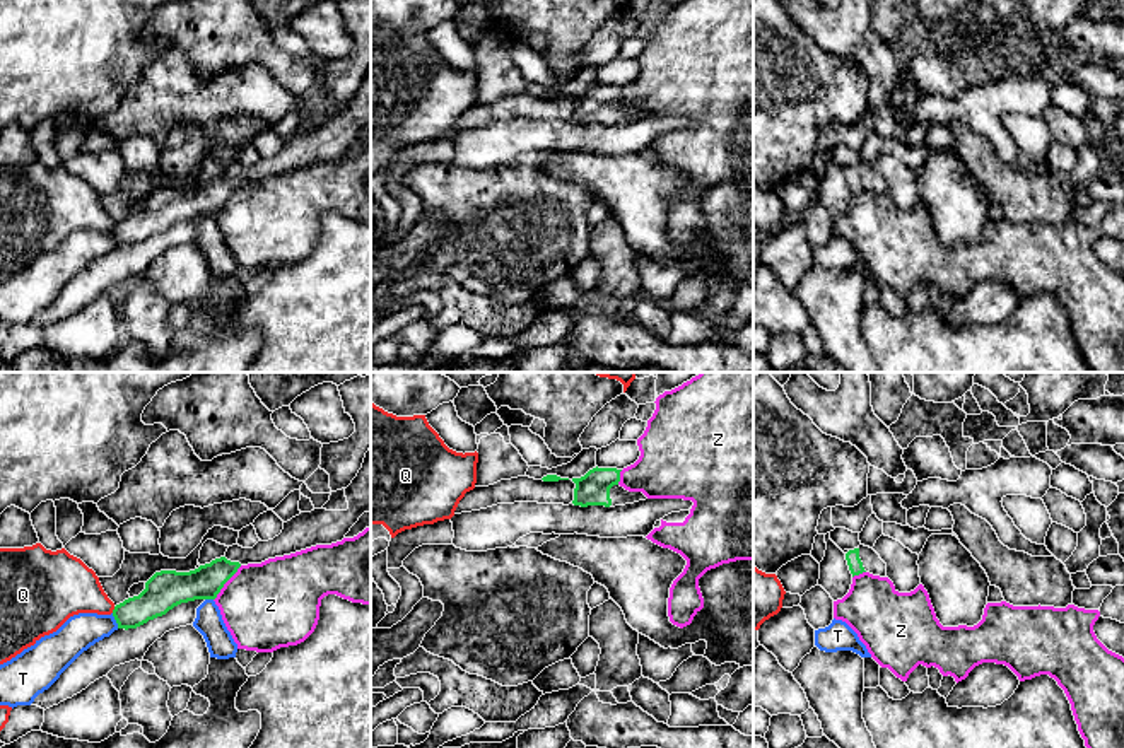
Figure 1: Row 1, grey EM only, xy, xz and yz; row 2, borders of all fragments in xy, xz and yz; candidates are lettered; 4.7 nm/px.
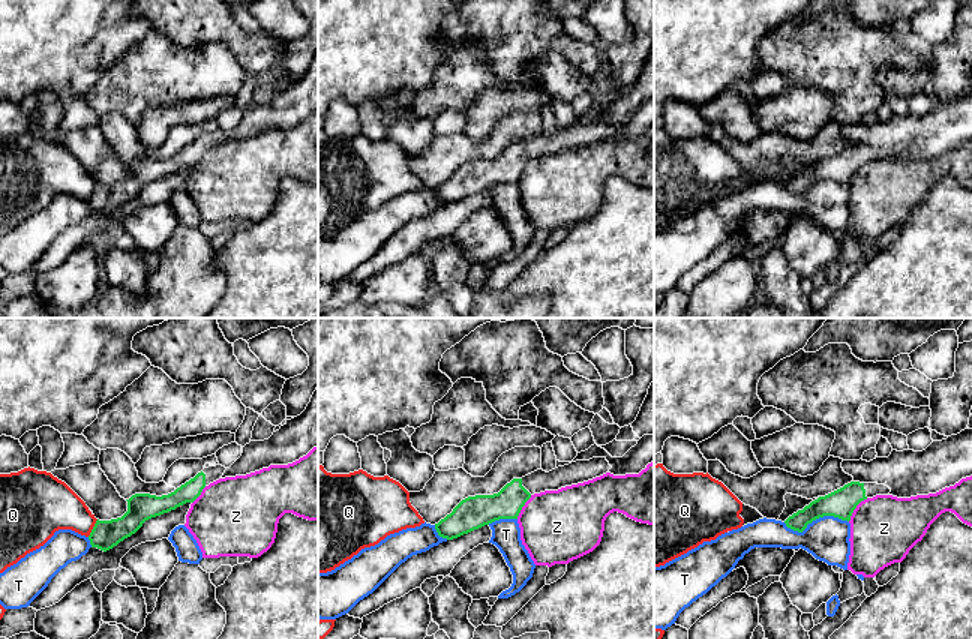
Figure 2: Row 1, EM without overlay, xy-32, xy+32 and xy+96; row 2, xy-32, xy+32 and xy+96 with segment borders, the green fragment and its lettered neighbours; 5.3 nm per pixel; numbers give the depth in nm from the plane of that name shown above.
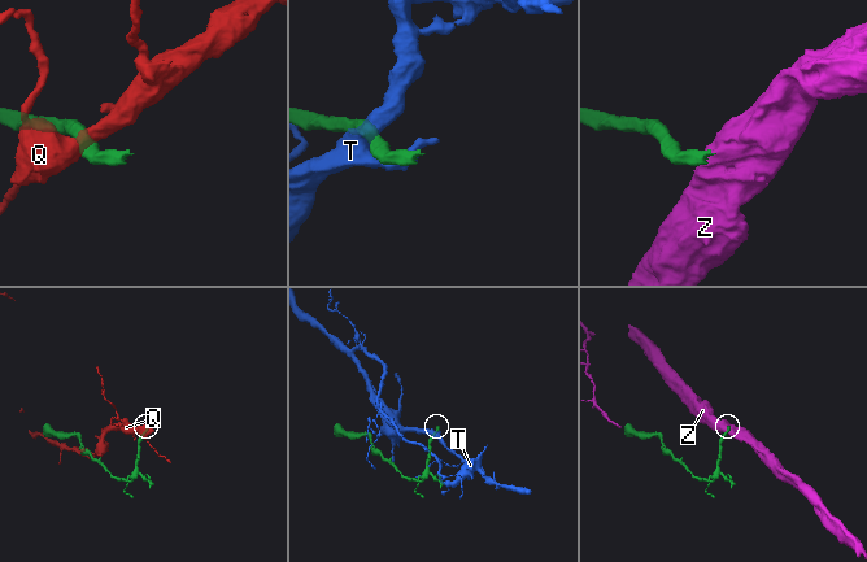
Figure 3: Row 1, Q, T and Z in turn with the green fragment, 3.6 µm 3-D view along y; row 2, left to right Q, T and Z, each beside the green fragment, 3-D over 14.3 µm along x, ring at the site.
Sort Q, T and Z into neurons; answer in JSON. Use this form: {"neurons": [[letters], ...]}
{"neurons": [["Q"], ["T"], ["Z"]]}

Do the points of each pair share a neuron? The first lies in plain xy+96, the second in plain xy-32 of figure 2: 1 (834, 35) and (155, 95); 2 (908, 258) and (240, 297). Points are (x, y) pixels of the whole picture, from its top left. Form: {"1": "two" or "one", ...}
{"1": "two", "2": "one"}

